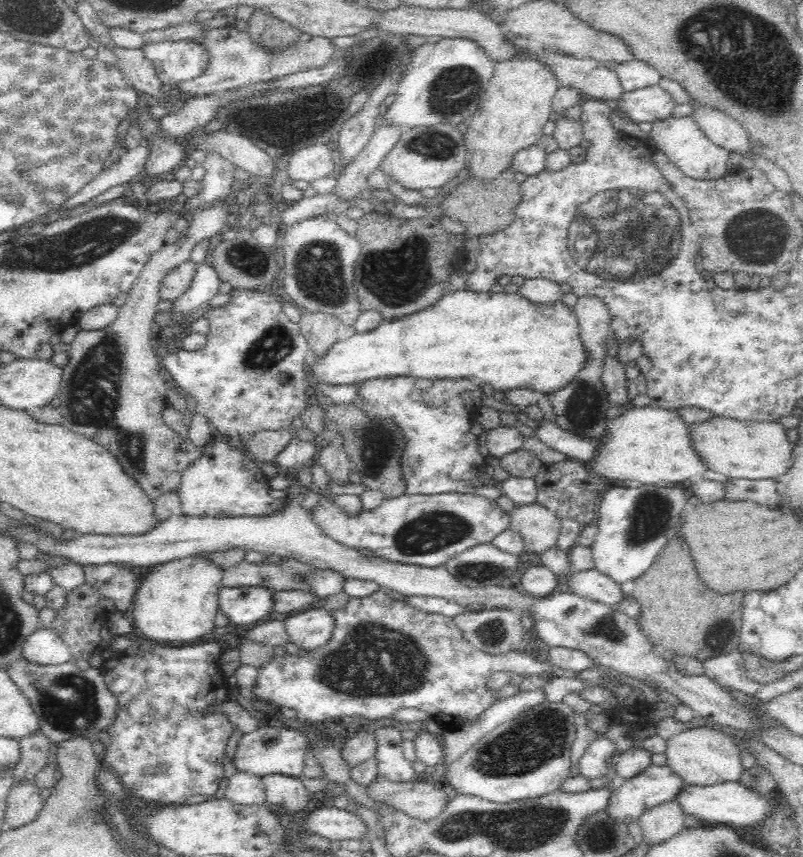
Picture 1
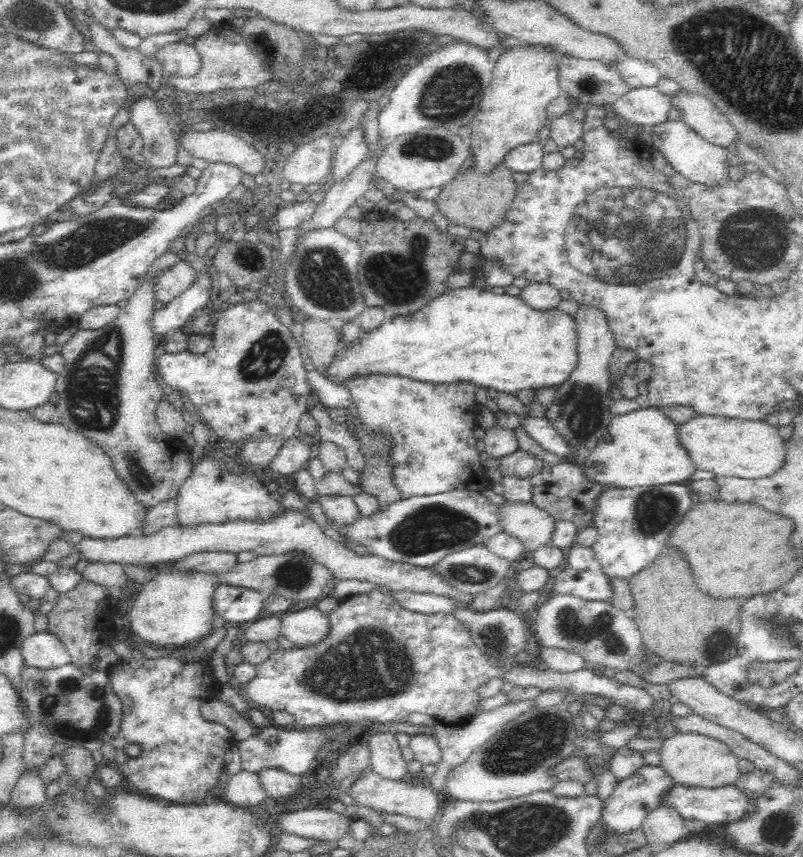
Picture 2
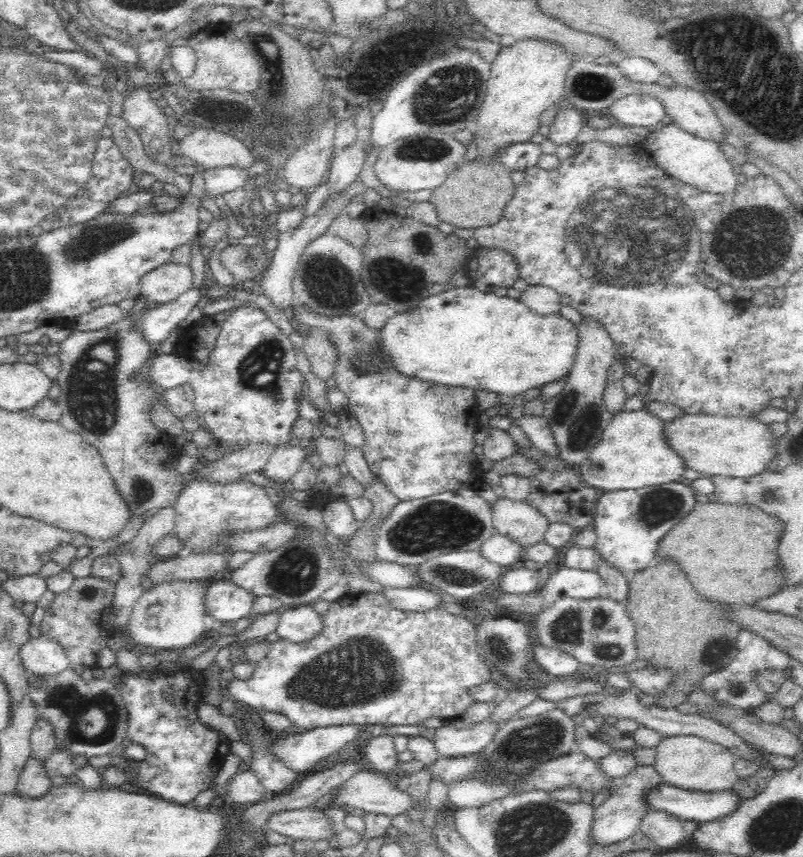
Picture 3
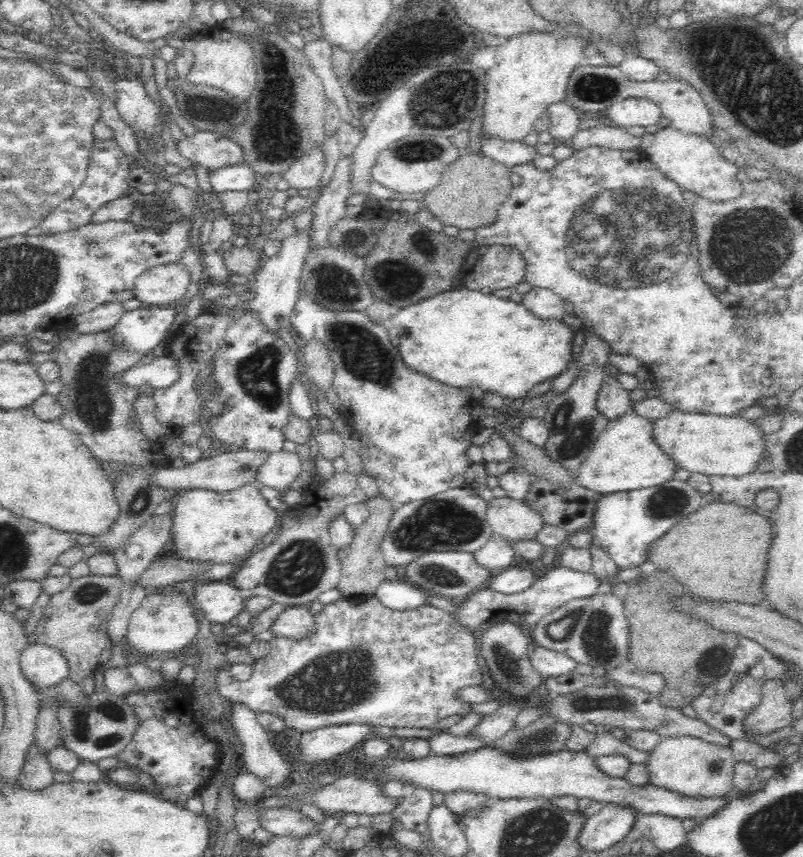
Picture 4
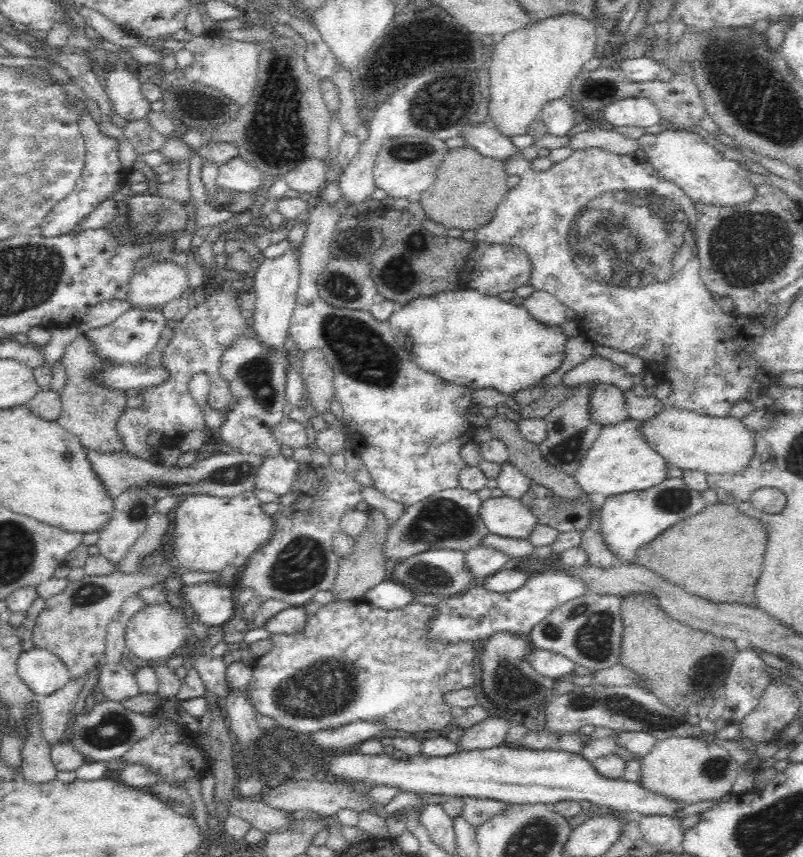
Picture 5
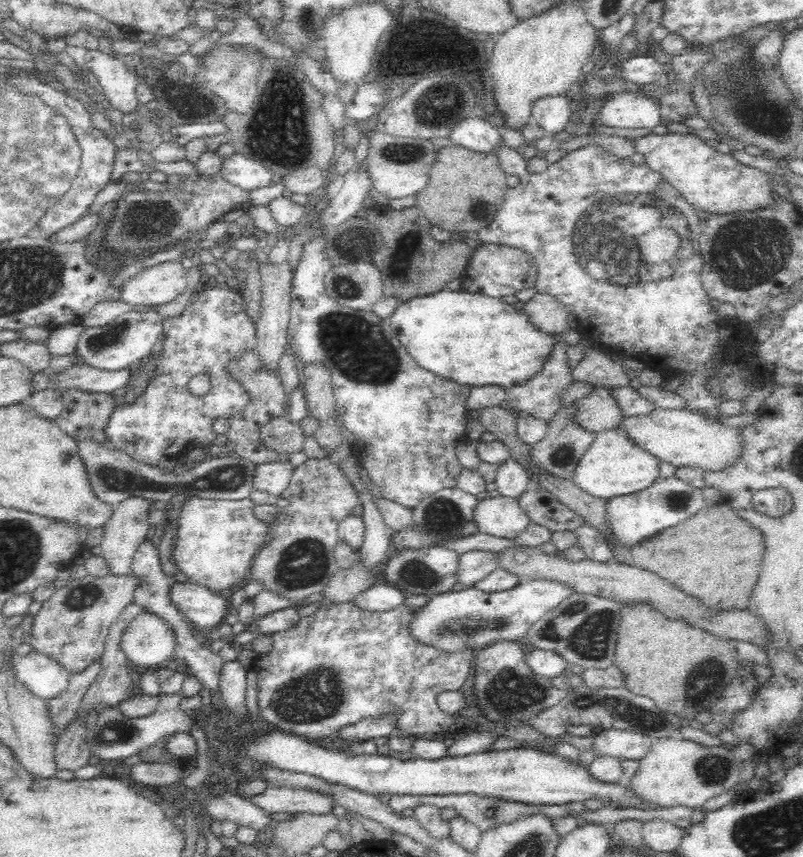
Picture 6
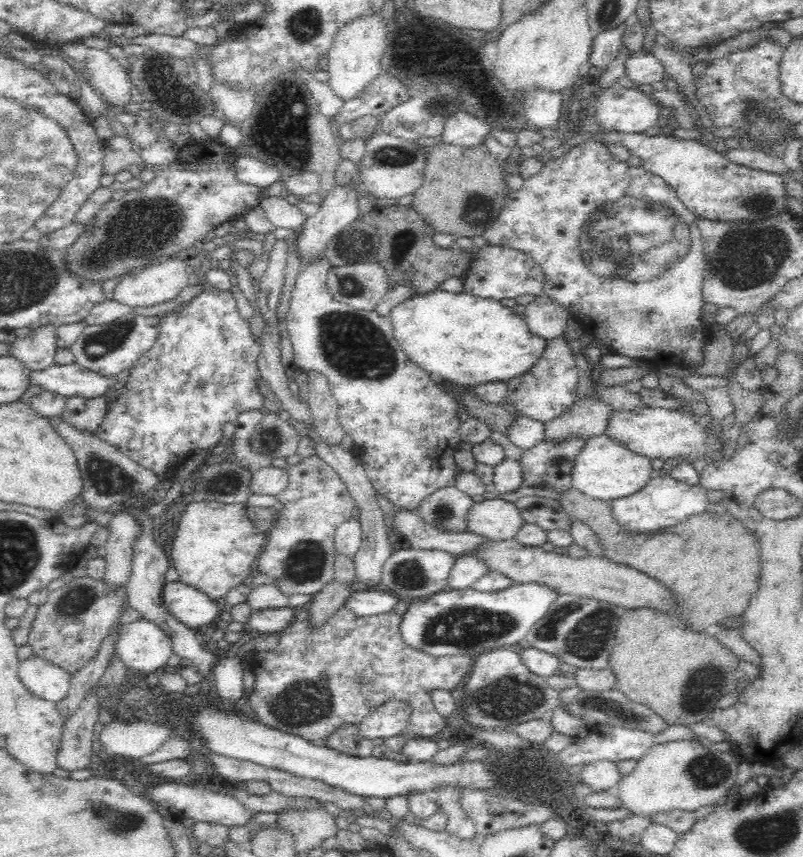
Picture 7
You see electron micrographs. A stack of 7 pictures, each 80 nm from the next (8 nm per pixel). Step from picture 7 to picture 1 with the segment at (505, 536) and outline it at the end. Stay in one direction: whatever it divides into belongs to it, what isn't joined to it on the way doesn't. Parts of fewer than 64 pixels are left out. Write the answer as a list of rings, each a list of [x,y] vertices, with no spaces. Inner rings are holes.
[[[532,503],[516,505],[510,513],[510,530],[521,534],[525,551],[542,554],[555,548],[561,532],[561,518],[545,506]]]

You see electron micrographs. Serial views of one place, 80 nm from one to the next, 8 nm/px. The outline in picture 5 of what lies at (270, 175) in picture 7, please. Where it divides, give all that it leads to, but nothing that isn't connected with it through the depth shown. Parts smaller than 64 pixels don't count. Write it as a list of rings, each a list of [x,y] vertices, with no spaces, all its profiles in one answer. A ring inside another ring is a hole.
[[[236,156],[230,162],[219,166],[216,187],[222,191],[251,193],[261,186],[263,176],[262,172]]]

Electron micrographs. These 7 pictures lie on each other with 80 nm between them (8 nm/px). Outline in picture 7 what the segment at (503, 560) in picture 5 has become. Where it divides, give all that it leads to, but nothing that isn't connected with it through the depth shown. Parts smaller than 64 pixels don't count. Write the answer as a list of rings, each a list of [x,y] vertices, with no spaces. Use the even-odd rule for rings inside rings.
[[[477,554],[460,556],[455,561],[454,569],[448,580],[449,590],[462,590],[480,581],[489,571],[490,566]]]

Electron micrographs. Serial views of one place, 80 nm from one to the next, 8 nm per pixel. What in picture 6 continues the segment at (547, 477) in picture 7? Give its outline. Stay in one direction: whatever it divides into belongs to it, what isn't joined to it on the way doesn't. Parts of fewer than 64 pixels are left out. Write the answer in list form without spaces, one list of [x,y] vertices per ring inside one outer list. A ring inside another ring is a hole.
[[[576,403],[562,406],[547,420],[546,436],[532,445],[532,464],[562,478],[572,479],[580,458],[596,438],[592,431],[576,421]]]

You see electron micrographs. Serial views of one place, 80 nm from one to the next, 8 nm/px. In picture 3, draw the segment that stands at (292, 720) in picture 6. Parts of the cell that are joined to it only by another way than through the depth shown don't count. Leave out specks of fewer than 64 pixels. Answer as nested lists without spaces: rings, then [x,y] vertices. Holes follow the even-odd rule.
[[[382,592],[349,593],[337,602],[330,604],[330,608],[323,616],[323,623],[324,630],[320,632],[316,638],[312,638],[312,640],[308,640],[308,642],[294,644],[286,639],[279,639],[277,642],[272,643],[267,656],[262,658],[260,662],[255,663],[255,672],[249,680],[237,680],[234,678],[232,682],[226,685],[226,689],[228,689],[230,695],[235,698],[235,700],[257,708],[258,710],[269,710],[284,714],[284,716],[290,719],[291,726],[301,728],[302,731],[343,724],[414,725],[421,724],[420,722],[422,722],[422,720],[431,717],[442,718],[449,721],[458,718],[458,716],[466,712],[466,709],[472,702],[475,702],[472,693],[468,690],[480,684],[485,684],[492,678],[489,664],[483,657],[479,656],[473,623],[467,618],[458,617],[457,615],[447,612],[442,607],[424,613],[404,612],[395,608]]]

